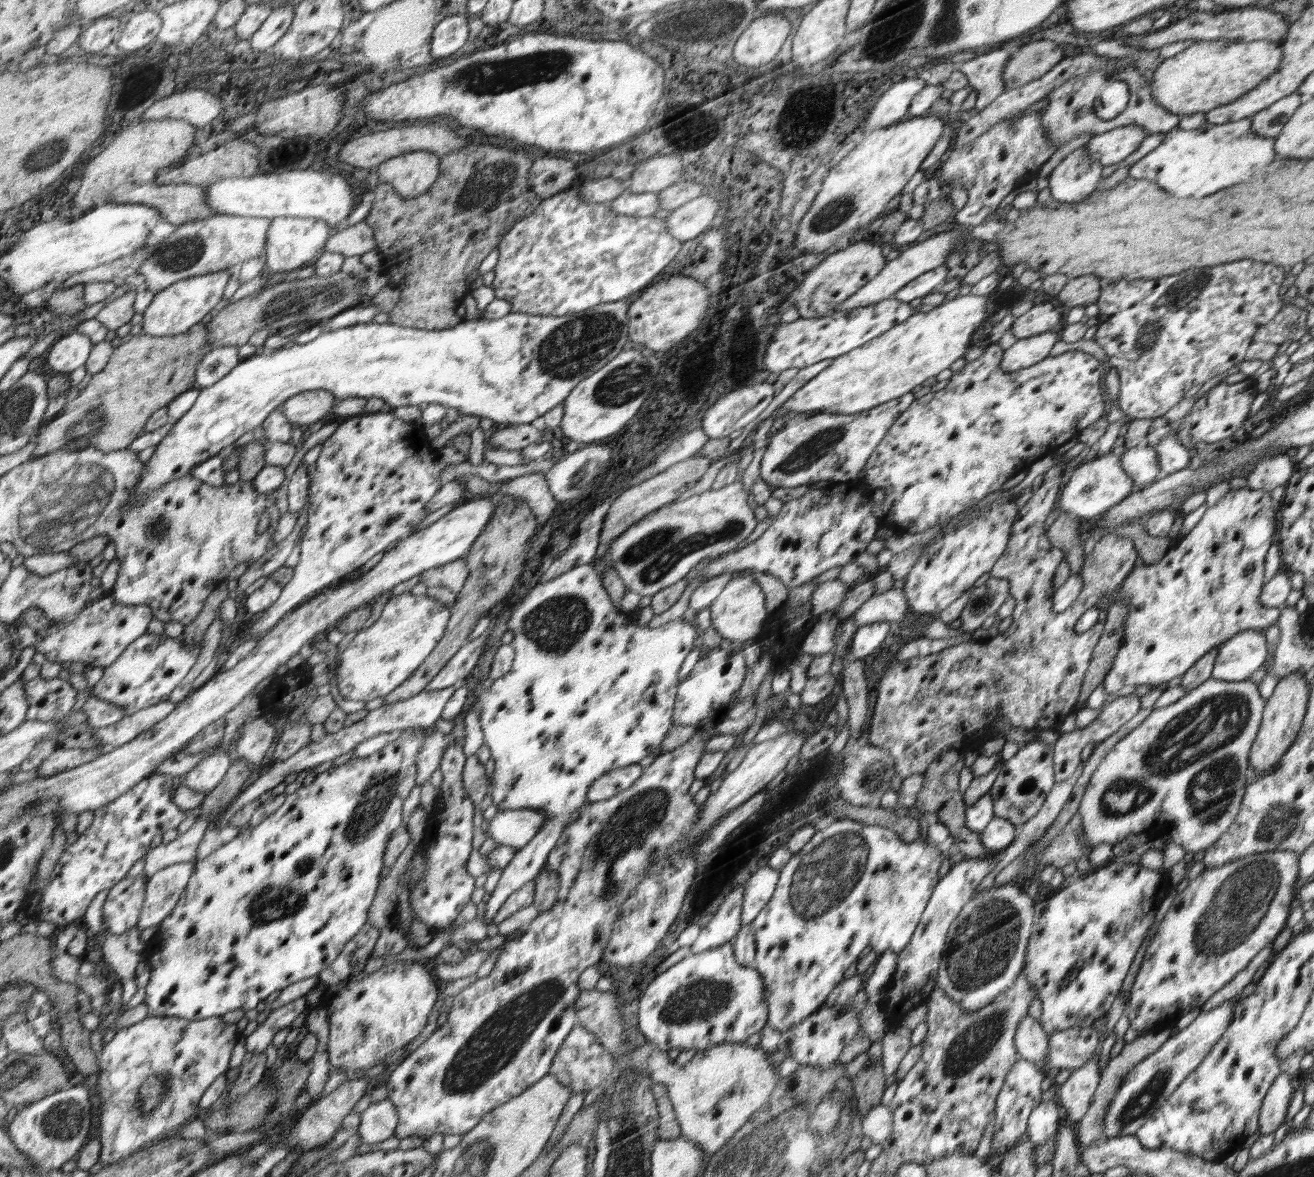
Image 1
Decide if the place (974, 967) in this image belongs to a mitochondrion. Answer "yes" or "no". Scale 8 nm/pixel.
yes

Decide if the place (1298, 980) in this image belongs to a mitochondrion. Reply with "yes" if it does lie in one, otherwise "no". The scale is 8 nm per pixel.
no

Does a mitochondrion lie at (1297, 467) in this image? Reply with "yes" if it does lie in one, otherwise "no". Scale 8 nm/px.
no

